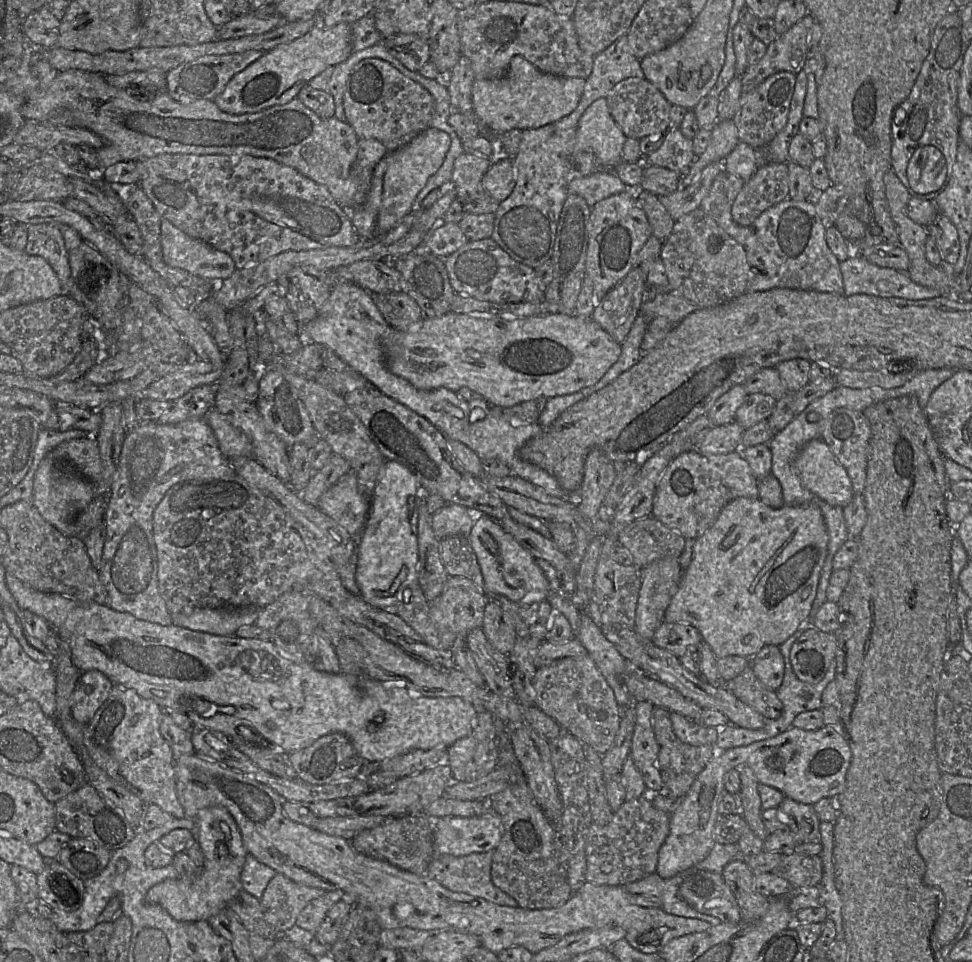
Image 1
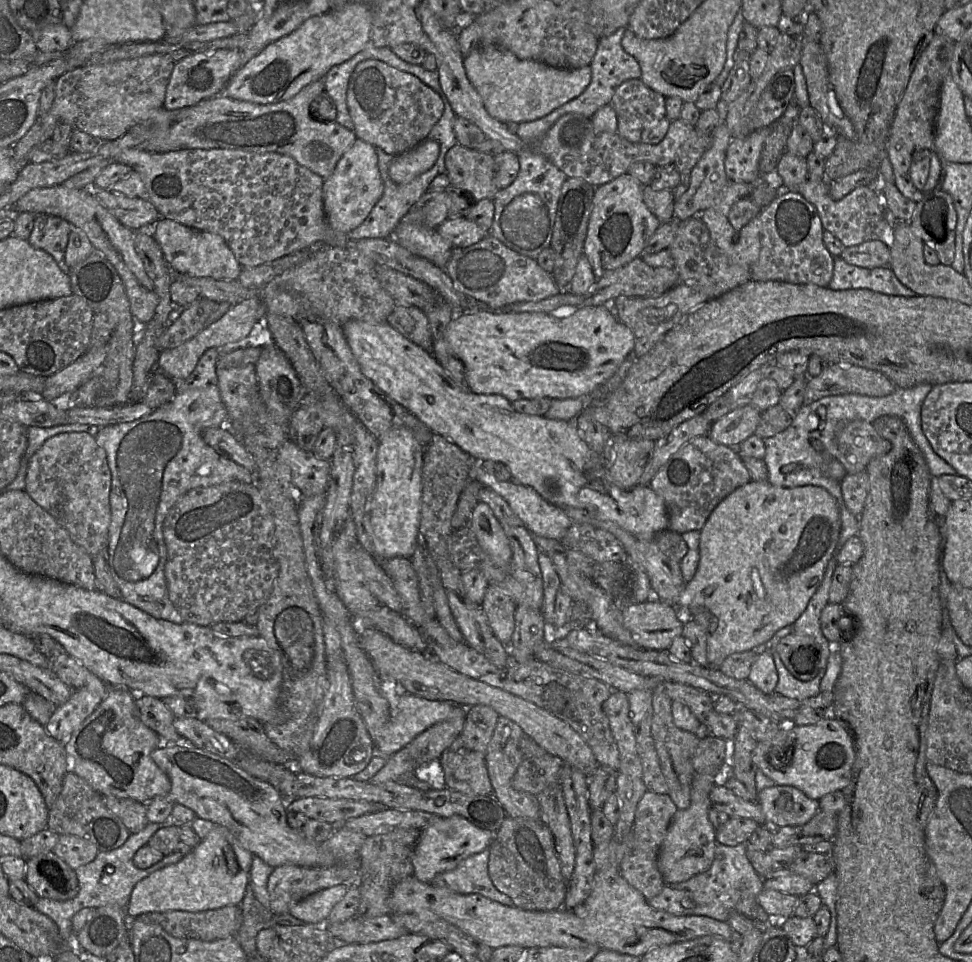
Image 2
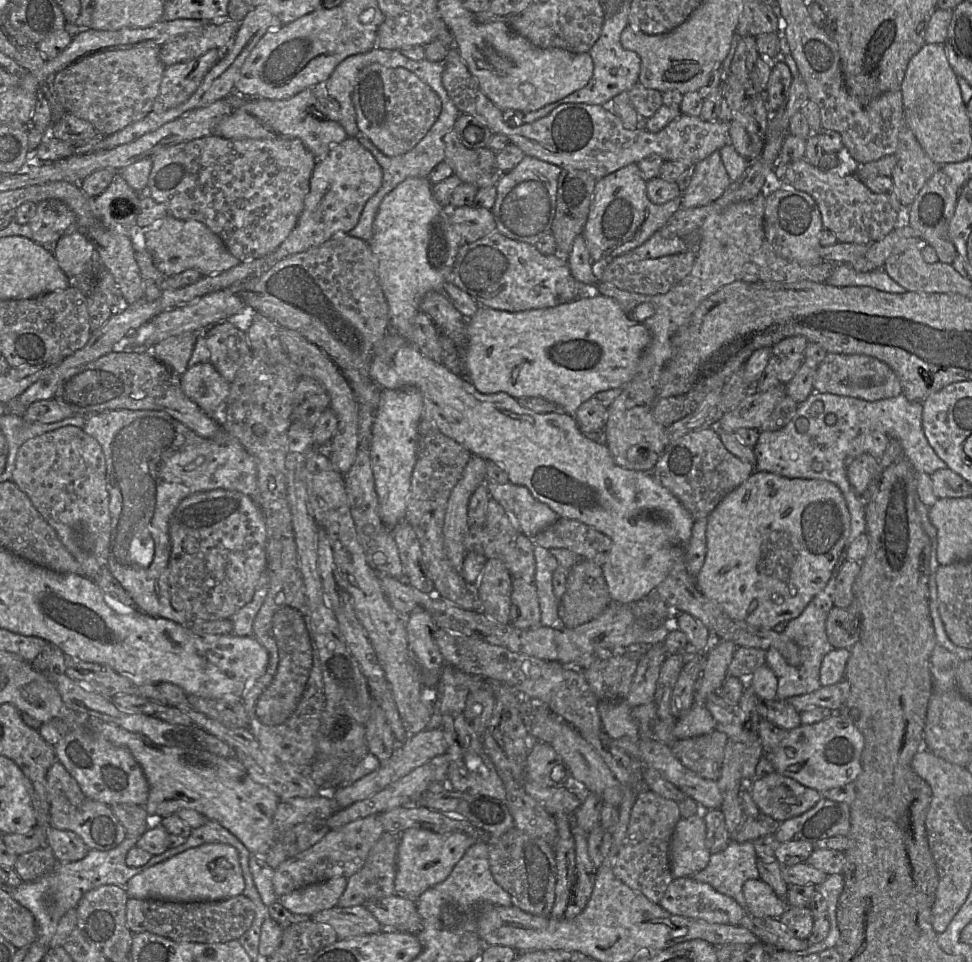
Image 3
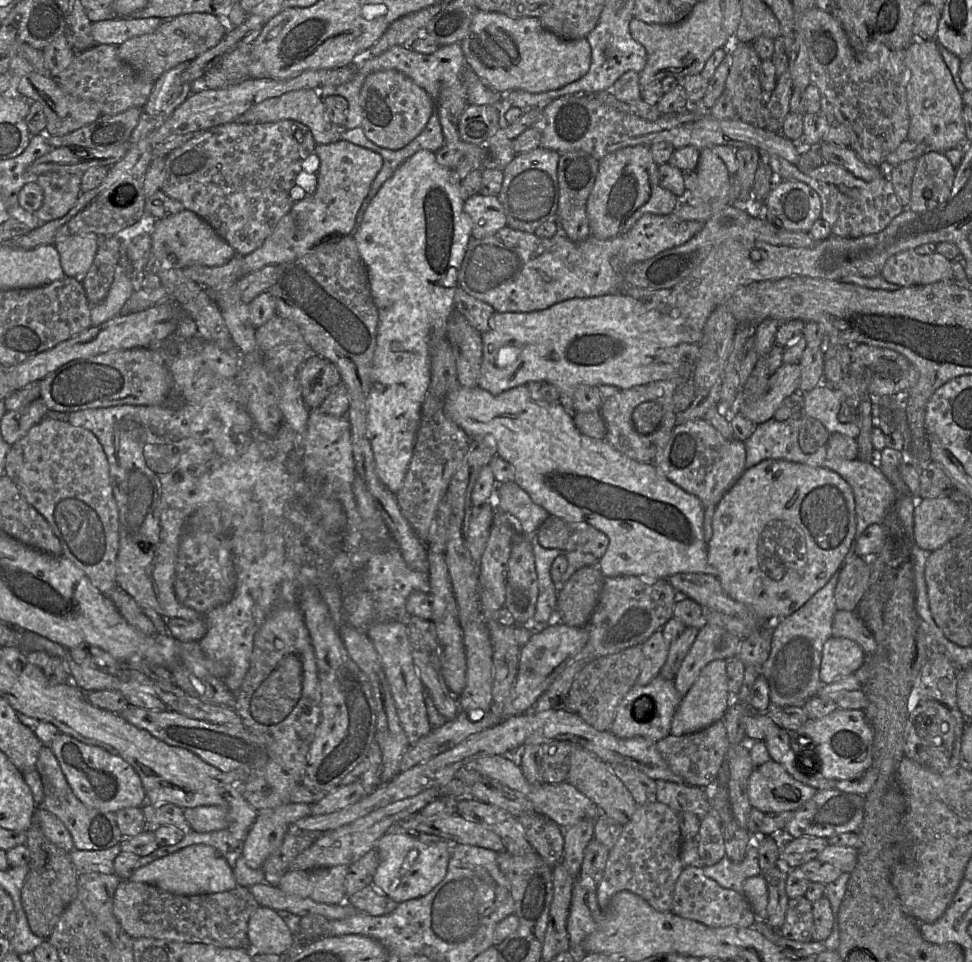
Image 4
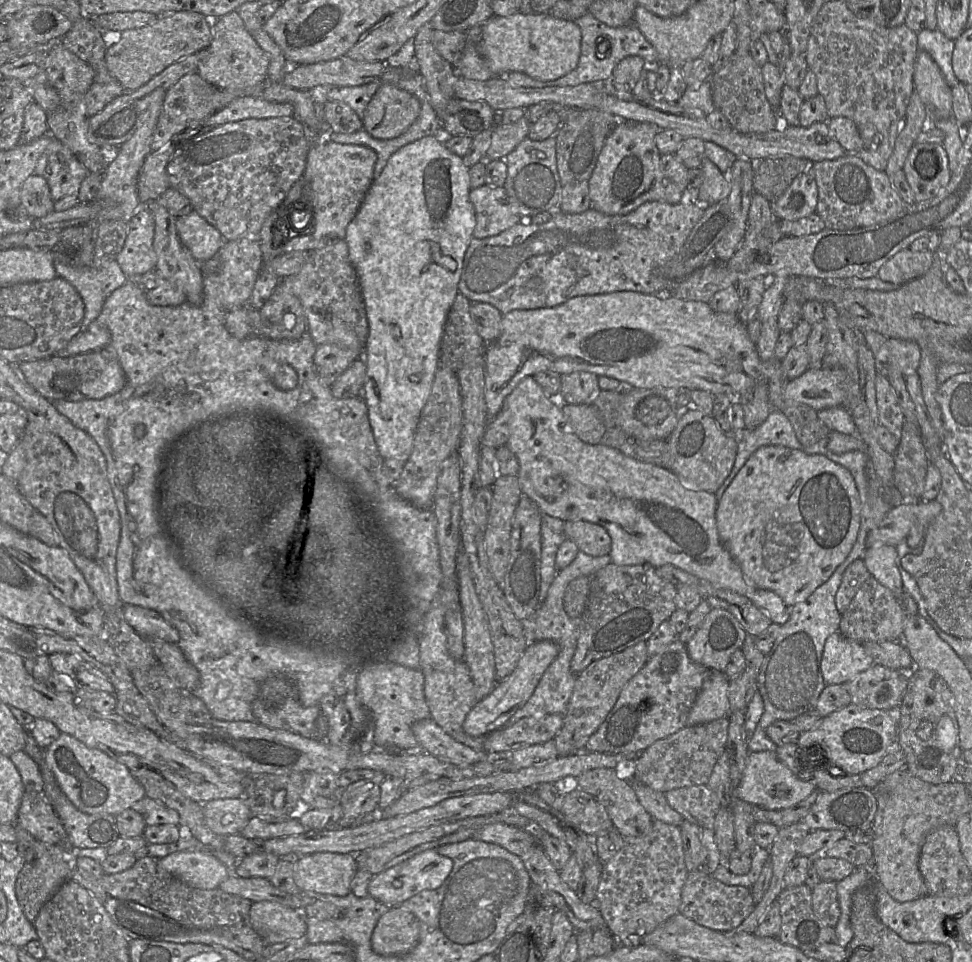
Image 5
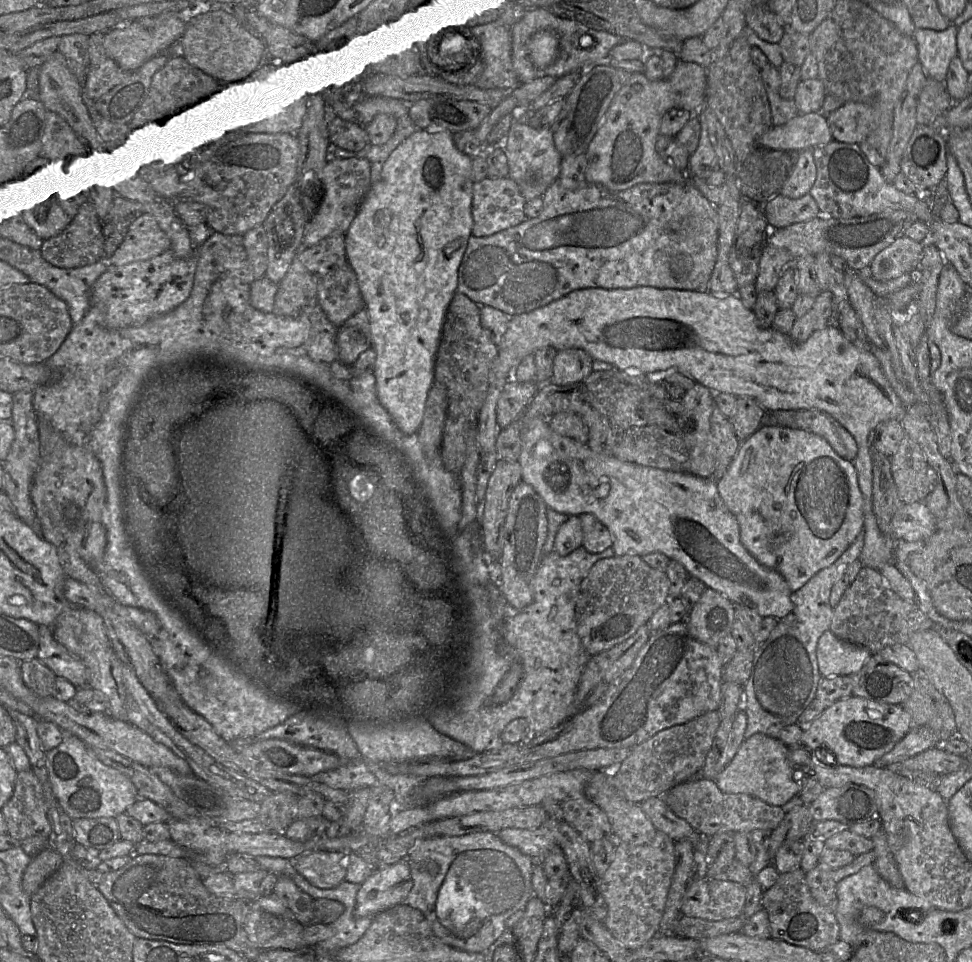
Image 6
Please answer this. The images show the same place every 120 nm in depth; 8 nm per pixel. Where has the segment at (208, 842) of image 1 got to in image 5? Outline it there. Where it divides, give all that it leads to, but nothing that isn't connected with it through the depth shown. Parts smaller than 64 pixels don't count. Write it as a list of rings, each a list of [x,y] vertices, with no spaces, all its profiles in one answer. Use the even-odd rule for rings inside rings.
[[[180,851],[159,859],[160,866],[187,885],[203,890],[218,889],[229,876],[226,866],[214,855]]]

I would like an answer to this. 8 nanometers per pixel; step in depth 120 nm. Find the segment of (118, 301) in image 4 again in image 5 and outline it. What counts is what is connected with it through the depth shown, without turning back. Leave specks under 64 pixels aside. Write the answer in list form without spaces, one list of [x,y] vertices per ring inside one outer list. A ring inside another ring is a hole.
[[[54,249],[52,254],[57,276],[68,281],[84,302],[83,328],[85,328],[98,318],[108,296],[123,286],[128,277],[117,260],[112,260],[100,268],[92,265],[77,267],[60,255],[57,249]]]

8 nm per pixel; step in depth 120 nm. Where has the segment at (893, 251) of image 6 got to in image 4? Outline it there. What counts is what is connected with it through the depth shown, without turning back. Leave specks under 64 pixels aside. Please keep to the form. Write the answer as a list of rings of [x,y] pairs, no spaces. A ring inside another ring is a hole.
[[[914,249],[889,257],[881,276],[900,287],[926,285],[943,280],[954,280],[952,261],[938,252],[917,254]]]

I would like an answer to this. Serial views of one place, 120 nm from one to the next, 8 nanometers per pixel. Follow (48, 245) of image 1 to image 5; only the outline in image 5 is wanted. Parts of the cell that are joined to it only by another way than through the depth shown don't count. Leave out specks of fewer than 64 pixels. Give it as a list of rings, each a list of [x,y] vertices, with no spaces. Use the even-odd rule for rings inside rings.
[[[52,138],[39,158],[34,173],[45,178],[54,211],[62,212],[80,203],[80,186],[89,171],[68,147]]]

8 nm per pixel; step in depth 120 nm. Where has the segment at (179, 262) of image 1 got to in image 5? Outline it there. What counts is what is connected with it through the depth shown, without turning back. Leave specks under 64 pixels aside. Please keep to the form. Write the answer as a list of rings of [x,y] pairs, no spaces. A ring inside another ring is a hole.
[[[195,210],[176,218],[181,242],[200,264],[216,256],[226,242],[222,234]]]

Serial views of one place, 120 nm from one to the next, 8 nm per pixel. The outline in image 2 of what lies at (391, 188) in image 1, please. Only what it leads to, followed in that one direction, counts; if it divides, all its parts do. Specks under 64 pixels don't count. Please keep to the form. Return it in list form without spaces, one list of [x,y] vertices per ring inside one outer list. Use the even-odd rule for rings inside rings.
[[[425,139],[414,148],[394,156],[389,166],[389,176],[397,184],[407,184],[429,170],[437,161],[440,145]]]

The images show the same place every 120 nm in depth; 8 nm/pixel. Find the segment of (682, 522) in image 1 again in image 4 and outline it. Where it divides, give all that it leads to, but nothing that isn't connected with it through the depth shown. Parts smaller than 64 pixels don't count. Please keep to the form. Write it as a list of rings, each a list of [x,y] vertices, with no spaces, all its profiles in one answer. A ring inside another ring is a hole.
[[[696,419],[674,427],[653,463],[668,480],[698,497],[706,509],[717,505],[741,477],[746,470],[745,460],[744,442],[736,438],[726,439],[705,419]]]

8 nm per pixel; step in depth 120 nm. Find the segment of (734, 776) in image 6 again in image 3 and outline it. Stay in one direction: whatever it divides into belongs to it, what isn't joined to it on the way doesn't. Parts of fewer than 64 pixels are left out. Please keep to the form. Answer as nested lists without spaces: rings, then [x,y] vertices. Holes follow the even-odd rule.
[[[776,771],[746,784],[760,813],[778,822],[804,814],[822,797],[818,791]]]

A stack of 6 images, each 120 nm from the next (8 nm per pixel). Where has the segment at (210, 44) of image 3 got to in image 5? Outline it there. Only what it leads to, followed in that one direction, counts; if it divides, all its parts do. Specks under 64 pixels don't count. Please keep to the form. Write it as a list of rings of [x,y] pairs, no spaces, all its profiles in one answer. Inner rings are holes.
[[[195,11],[169,13],[146,26],[122,32],[107,49],[105,62],[109,73],[125,91],[137,90],[171,64],[199,53],[213,39],[214,20]]]

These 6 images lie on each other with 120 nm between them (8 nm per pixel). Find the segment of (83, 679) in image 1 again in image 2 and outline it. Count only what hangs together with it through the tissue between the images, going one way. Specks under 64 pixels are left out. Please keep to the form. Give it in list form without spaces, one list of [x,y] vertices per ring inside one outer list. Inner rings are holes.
[[[92,676],[87,685],[73,689],[71,697],[57,706],[45,725],[46,731],[56,740],[66,742],[79,725],[93,713],[107,693],[107,684]]]

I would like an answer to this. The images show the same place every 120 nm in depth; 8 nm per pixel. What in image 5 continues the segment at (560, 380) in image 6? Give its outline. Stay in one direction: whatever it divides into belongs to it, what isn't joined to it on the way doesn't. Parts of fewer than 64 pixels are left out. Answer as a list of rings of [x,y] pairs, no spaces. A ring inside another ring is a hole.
[[[577,371],[561,376],[559,395],[555,398],[561,404],[591,404],[594,397],[599,393],[598,376],[586,371]]]

